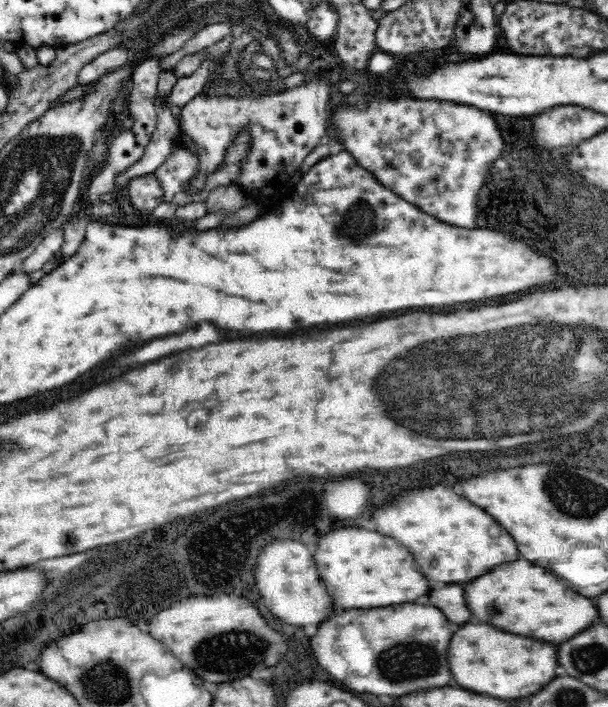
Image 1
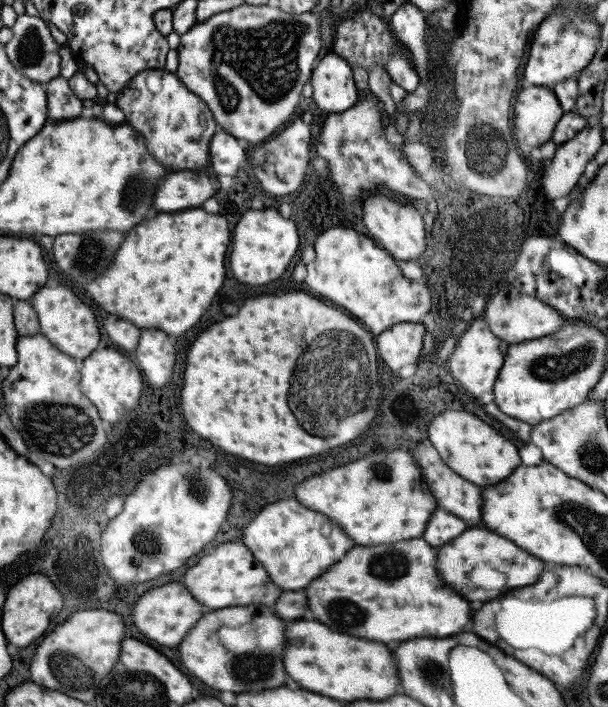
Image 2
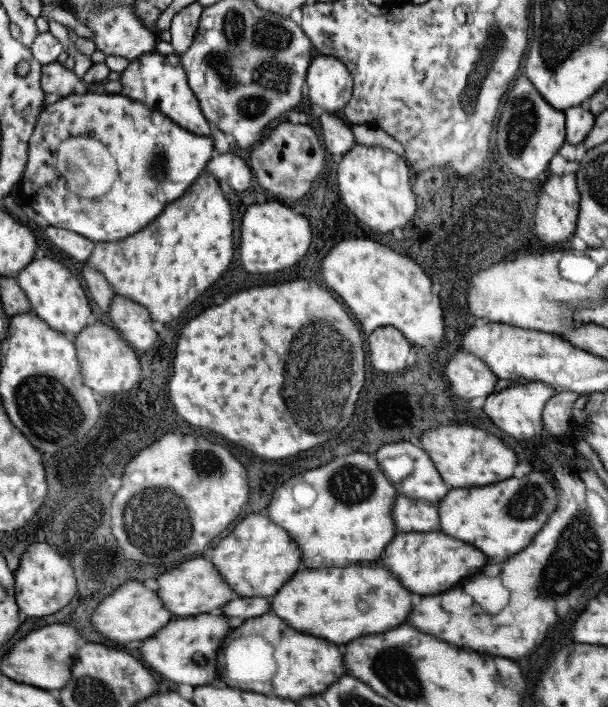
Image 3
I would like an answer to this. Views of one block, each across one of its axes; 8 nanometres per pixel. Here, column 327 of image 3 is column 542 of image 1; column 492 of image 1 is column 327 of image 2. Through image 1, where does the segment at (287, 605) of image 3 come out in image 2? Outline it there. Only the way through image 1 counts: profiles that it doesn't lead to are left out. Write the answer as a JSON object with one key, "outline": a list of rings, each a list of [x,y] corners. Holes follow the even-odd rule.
{"outline":[[[421,538],[379,546],[354,545],[305,588],[309,612],[331,630],[377,642],[445,638],[465,632],[471,620],[469,602],[441,584],[433,564],[435,550]]]}

